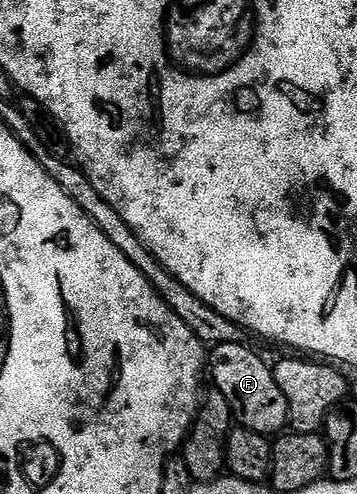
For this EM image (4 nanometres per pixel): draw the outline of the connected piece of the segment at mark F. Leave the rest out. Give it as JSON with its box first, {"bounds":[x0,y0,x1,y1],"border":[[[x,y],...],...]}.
{"bounds":[210,341,292,436],"border":[[[243,341],[236,342],[222,342],[217,343],[212,350],[210,356],[210,373],[214,378],[214,382],[219,390],[219,395],[226,398],[230,404],[233,413],[240,414],[243,422],[241,422],[247,429],[250,429],[255,434],[264,434],[267,436],[274,436],[274,433],[283,433],[288,420],[291,421],[292,409],[290,406],[290,399],[279,386],[273,372],[273,367],[254,350],[244,345]]]}

